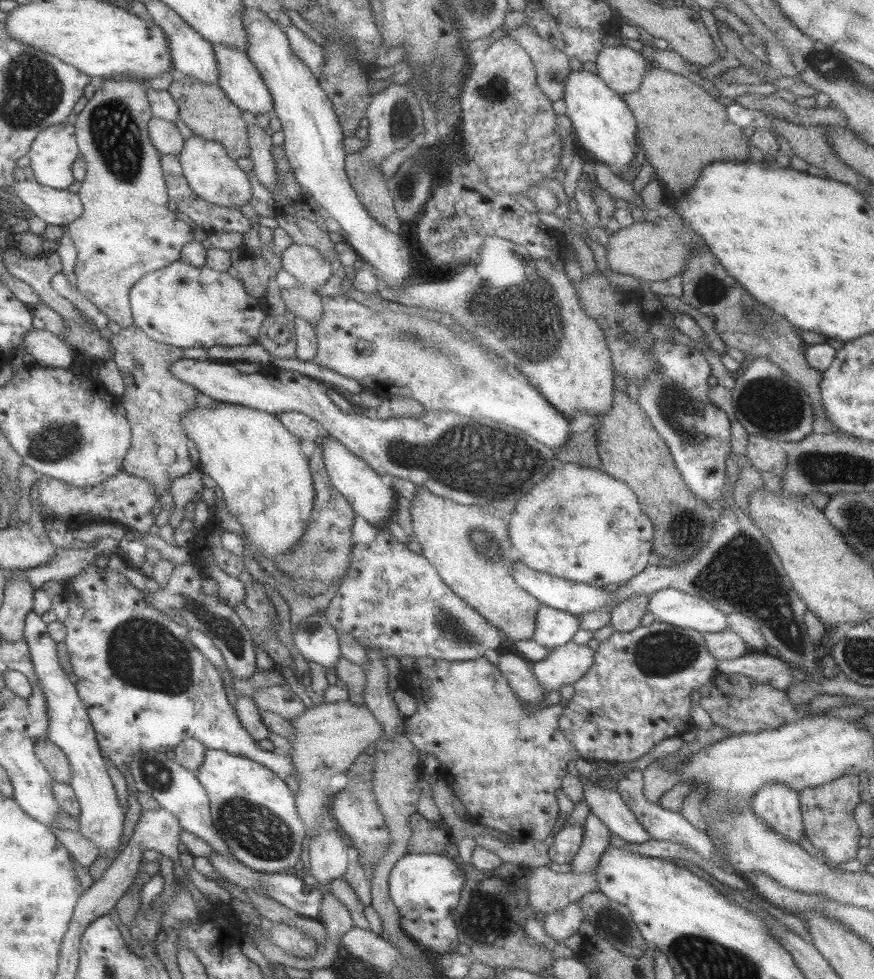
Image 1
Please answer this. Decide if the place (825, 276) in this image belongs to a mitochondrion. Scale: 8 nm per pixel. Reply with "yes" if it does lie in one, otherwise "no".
no

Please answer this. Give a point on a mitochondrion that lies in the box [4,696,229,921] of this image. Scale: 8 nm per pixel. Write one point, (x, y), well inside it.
(156, 774)

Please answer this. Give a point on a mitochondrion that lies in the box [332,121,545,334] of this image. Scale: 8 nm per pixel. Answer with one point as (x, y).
(408, 185)

